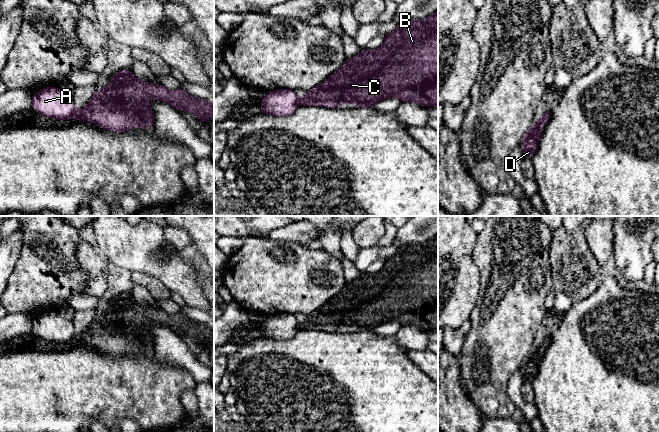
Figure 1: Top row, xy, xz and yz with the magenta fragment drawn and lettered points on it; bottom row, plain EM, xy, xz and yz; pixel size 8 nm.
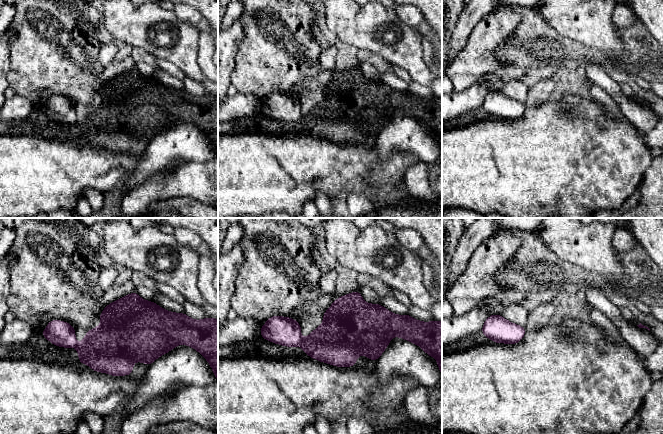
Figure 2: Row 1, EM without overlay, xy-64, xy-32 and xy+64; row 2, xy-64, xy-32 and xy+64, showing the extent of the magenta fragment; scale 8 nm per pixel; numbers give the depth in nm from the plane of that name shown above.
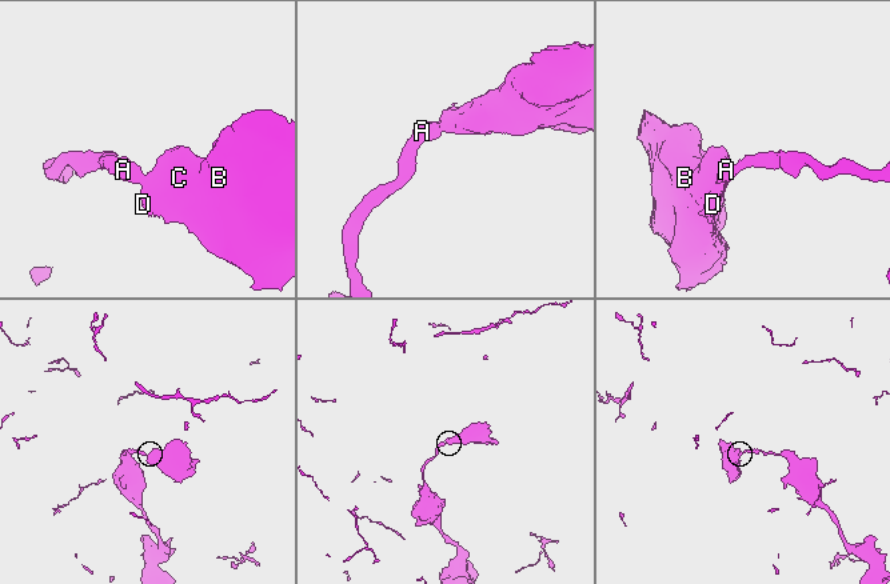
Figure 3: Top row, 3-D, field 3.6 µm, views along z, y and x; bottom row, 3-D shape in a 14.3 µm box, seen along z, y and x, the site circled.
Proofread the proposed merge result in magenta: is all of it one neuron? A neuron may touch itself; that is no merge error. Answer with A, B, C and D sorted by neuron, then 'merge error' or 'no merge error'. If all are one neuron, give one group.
A / B C D | merge error

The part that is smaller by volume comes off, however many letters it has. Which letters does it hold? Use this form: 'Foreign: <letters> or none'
Foreign: B, C, D

